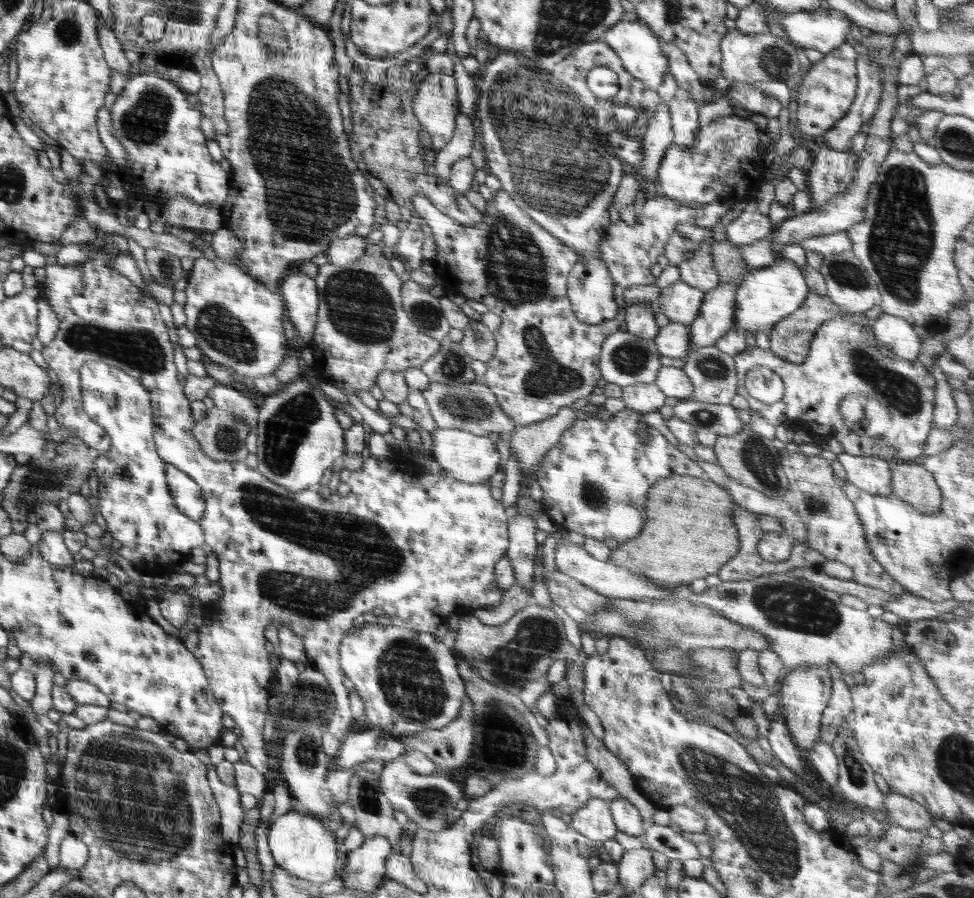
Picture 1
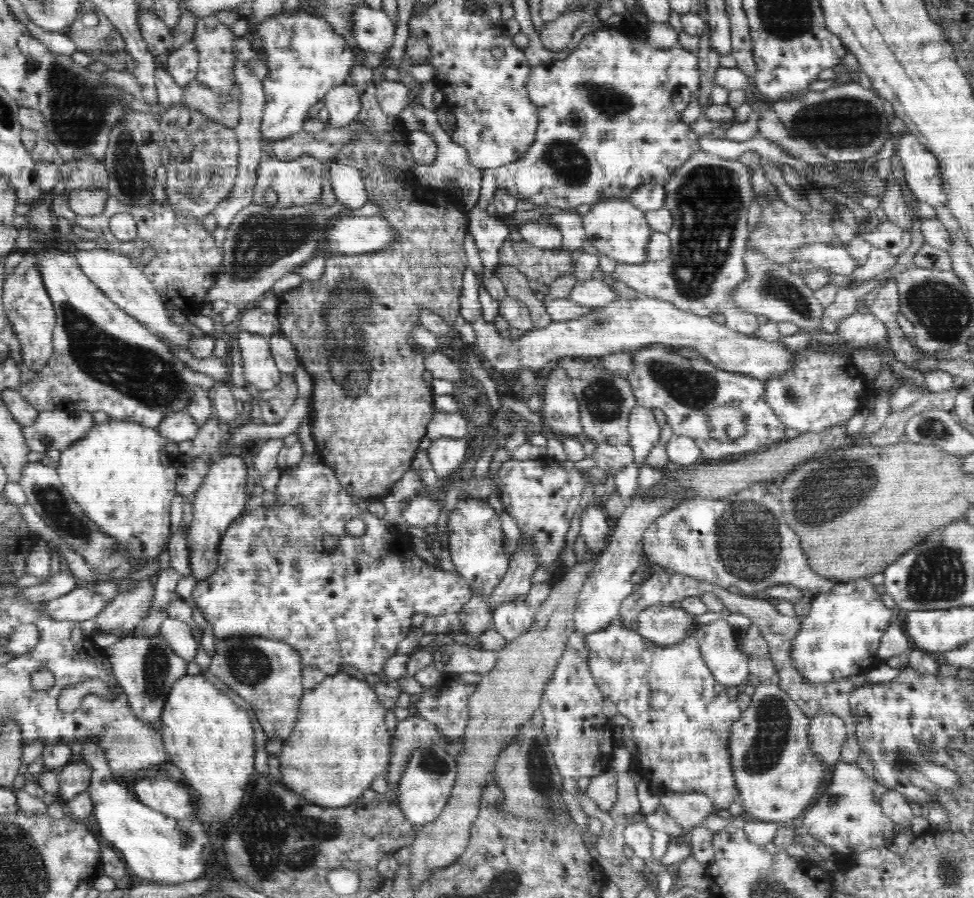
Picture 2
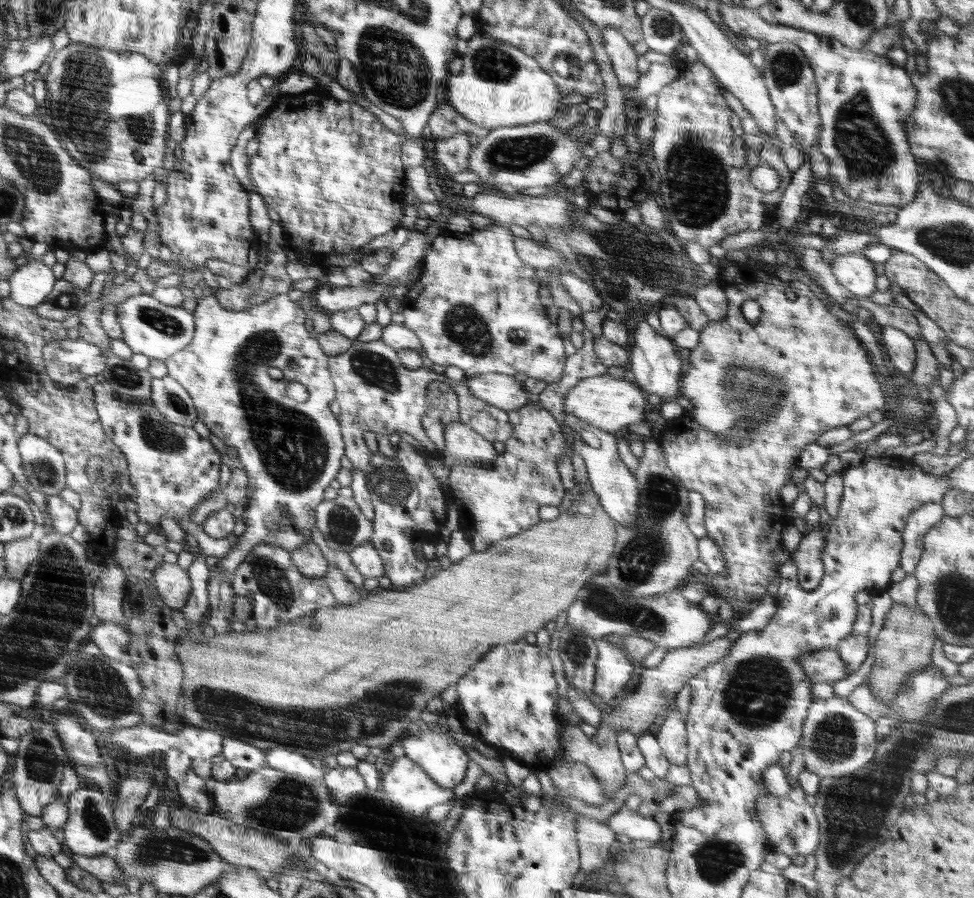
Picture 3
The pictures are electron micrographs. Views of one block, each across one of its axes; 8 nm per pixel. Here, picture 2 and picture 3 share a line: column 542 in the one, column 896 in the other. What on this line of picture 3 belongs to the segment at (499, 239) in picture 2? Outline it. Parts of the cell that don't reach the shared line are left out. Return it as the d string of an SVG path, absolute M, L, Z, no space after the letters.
M720 3L720 16L735 34L745 34L752 38L764 38L770 44L793 42L803 50L809 65L814 71L818 87L819 115L821 133L818 147L828 158L828 172L834 178L838 188L851 199L875 205L908 205L917 196L918 169L917 161L911 153L911 144L905 133L905 122L917 103L916 88L904 68L895 66L888 55L877 55L875 52L856 50L844 46L831 36L814 34L788 25L766 23L757 9L744 8L741 5L730 6Z

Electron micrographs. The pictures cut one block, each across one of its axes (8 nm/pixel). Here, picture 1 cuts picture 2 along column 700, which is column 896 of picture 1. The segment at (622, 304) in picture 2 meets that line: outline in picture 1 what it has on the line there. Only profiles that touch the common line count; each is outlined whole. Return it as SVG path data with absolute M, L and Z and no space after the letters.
M883 313L871 328L879 344L889 347L898 358L916 361L919 357L922 341L905 319Z

